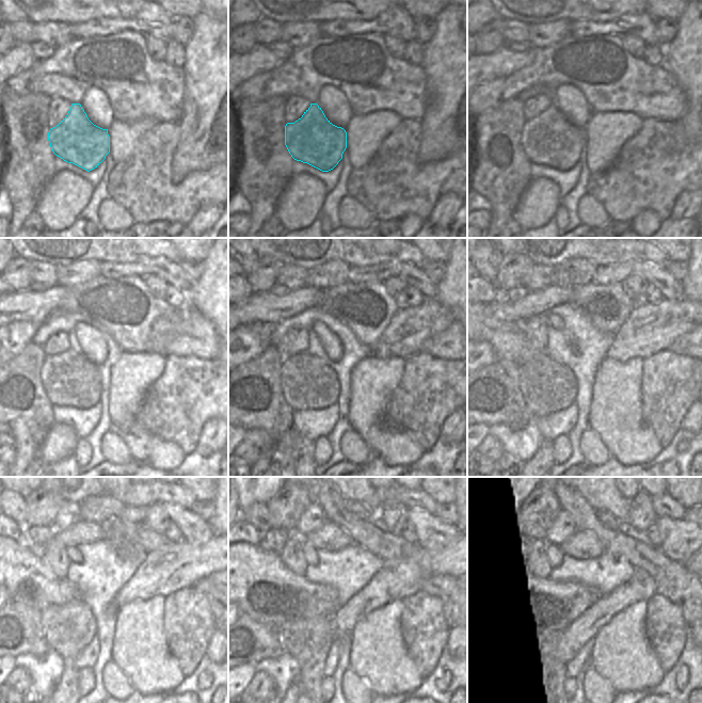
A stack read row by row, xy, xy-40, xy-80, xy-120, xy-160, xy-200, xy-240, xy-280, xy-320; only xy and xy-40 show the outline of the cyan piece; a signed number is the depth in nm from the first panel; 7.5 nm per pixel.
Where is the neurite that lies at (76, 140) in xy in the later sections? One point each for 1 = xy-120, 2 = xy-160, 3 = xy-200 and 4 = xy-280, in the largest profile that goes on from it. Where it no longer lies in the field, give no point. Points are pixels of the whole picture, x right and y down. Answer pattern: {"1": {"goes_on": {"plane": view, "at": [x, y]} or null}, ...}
{"1": {"goes_on": {"plane": "xy-120", "at": [69, 379]}}, "2": {"goes_on": {"plane": "xy-160", "at": [307, 382]}}, "3": {"goes_on": {"plane": "xy-200", "at": [547, 386]}}, "4": {"goes_on": {"plane": "xy-280", "at": [300, 637]}}}

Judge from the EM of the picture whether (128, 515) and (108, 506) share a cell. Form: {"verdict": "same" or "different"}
{"verdict": "different"}

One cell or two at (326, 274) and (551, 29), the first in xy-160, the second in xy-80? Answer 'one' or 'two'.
one

